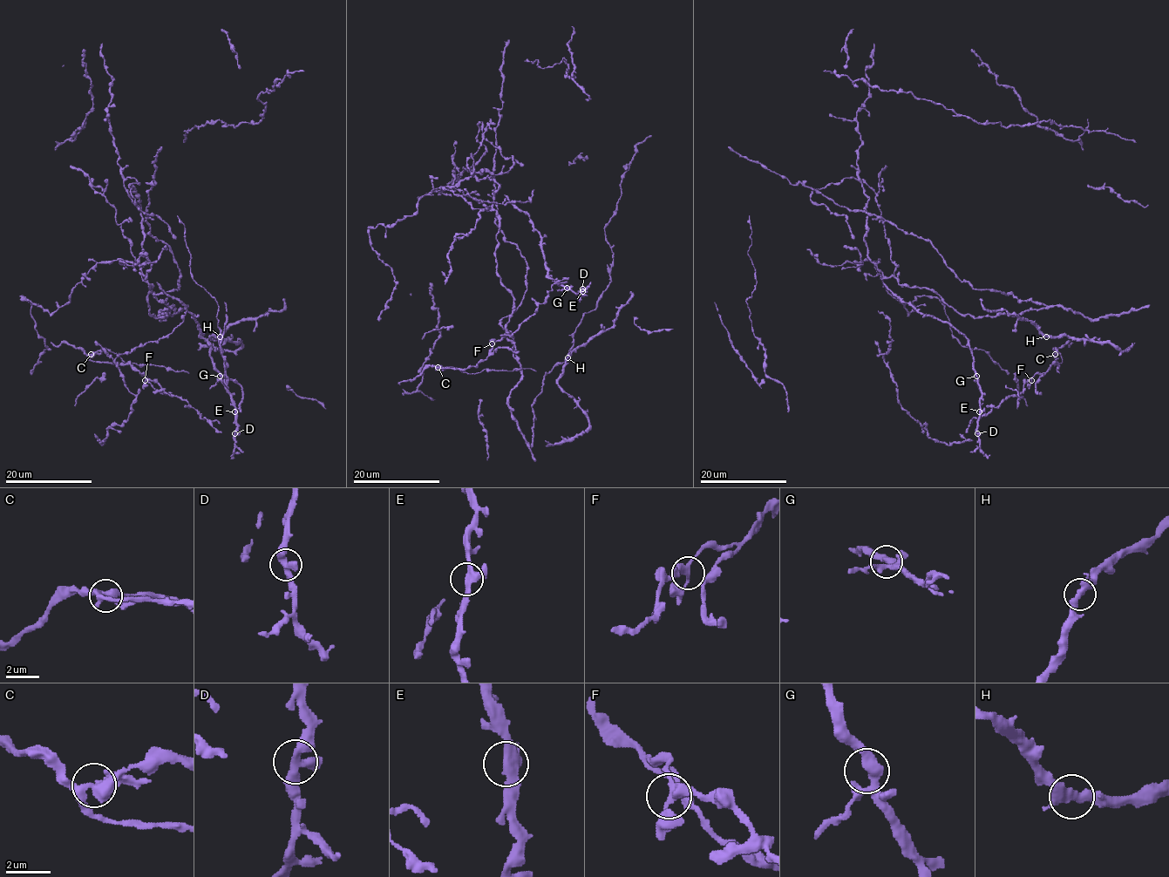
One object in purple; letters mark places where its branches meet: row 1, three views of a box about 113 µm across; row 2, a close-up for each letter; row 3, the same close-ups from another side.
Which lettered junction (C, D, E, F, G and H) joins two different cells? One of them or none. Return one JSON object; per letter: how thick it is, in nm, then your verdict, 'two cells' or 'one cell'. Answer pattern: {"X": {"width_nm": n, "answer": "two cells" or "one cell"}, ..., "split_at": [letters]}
{"C": {"width_nm": 400, "answer": "one cell"}, "D": {"width_nm": 360, "answer": "one cell"}, "E": {"width_nm": 360, "answer": "one cell"}, "F": {"width_nm": 300, "answer": "one cell"}, "G": {"width_nm": 340, "answer": "one cell"}, "H": {"width_nm": 380, "answer": "one cell"}, "split_at": []}

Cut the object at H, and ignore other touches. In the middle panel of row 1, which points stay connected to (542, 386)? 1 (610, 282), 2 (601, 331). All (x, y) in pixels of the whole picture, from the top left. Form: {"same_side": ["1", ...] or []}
{"same_side": ["1"]}

